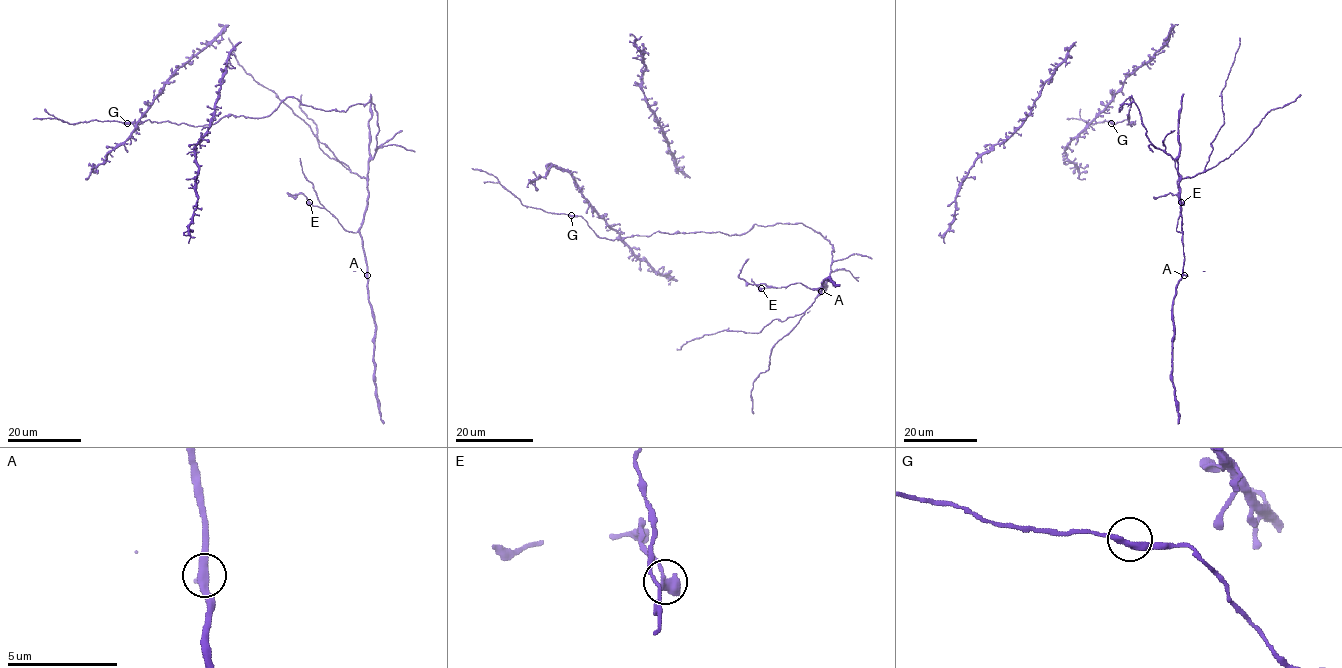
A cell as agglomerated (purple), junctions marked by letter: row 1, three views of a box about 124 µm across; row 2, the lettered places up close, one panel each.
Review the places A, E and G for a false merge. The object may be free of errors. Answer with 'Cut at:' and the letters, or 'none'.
Cut at: E

